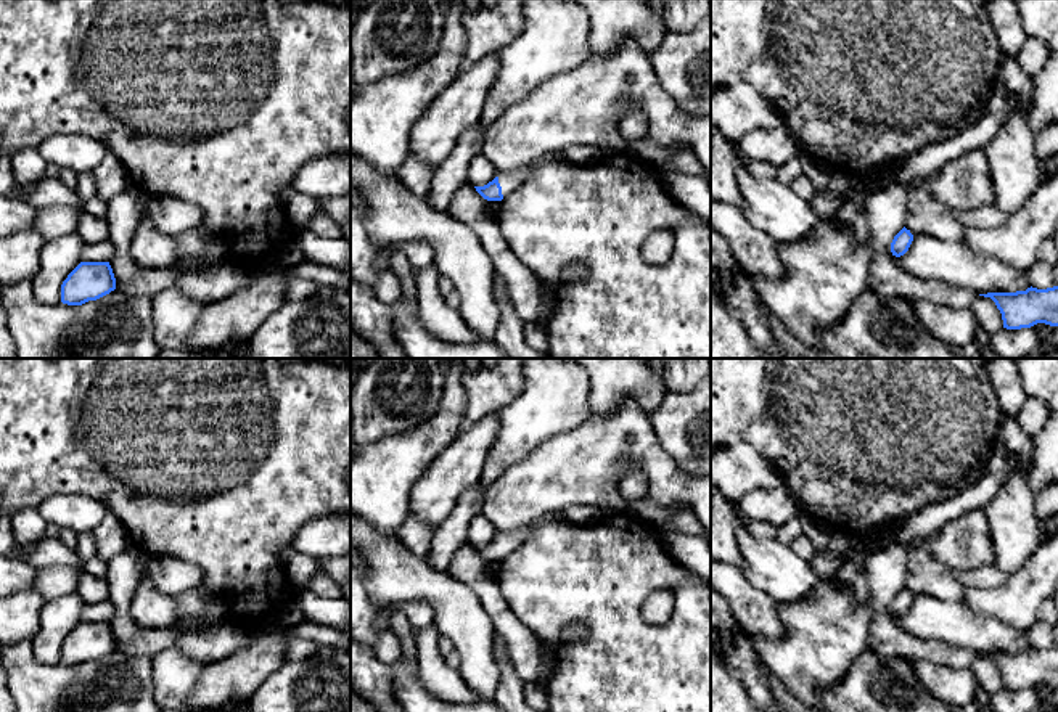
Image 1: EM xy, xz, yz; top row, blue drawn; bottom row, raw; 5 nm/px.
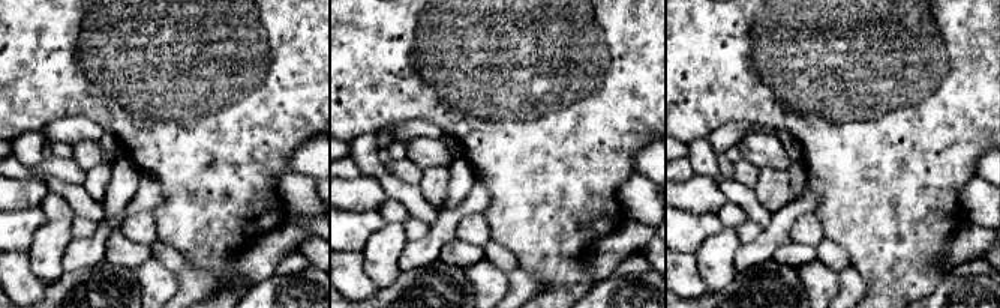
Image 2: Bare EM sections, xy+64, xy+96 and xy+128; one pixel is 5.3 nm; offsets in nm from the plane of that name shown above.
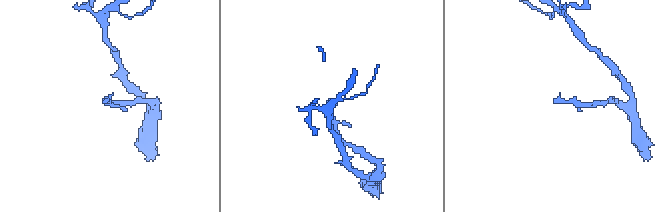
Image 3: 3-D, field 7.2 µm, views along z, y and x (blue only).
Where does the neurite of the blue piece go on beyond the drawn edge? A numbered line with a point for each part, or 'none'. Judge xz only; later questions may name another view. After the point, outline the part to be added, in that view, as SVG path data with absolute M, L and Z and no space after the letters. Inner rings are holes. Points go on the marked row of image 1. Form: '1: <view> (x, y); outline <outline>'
1: xz (508, 182); outline M560 151L548 153L537 159L535 162L529 164L527 167L518 169L511 174L498 174L498 183L502 186L503 198L513 193L516 188L521 186L521 183L531 177L540 166L547 162L558 162L563 161L563 156Z

